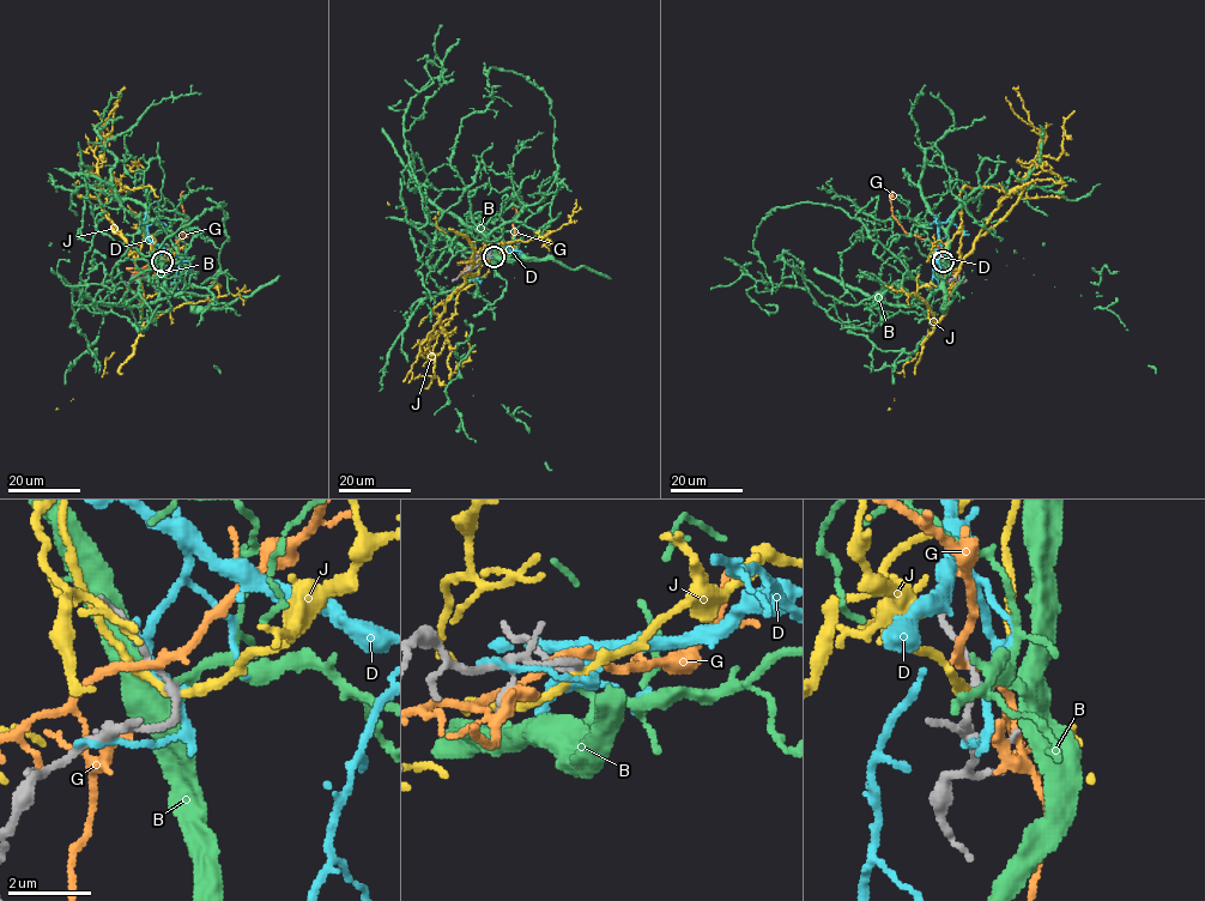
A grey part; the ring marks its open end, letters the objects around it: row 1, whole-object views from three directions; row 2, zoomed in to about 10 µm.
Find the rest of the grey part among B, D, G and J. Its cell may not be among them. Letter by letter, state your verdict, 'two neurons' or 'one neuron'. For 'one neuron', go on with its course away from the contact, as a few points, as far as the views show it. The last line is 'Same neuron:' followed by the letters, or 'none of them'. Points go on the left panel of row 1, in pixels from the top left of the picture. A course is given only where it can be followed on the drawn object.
B: one neuron; course (162, 261), (159, 296), (104, 312), (95, 352), (72, 289), (113, 284), (101, 312), (73, 304)
D: two neurons
G: two neurons
J: two neurons
Same neuron: B

